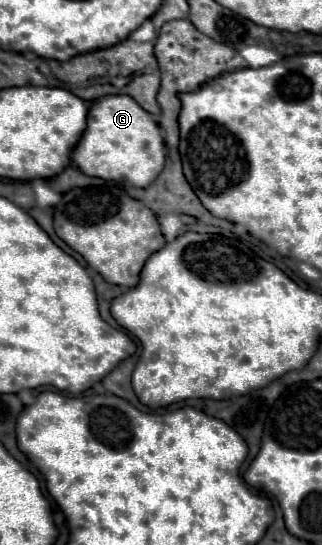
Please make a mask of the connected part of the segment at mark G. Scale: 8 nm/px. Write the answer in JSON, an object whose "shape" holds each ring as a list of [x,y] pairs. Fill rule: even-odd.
{"shape":[[[109,94],[91,102],[87,114],[87,128],[81,140],[73,146],[71,158],[87,176],[103,180],[129,182],[133,186],[149,186],[165,164],[165,146],[159,128],[149,112],[145,112],[131,96]]]}

